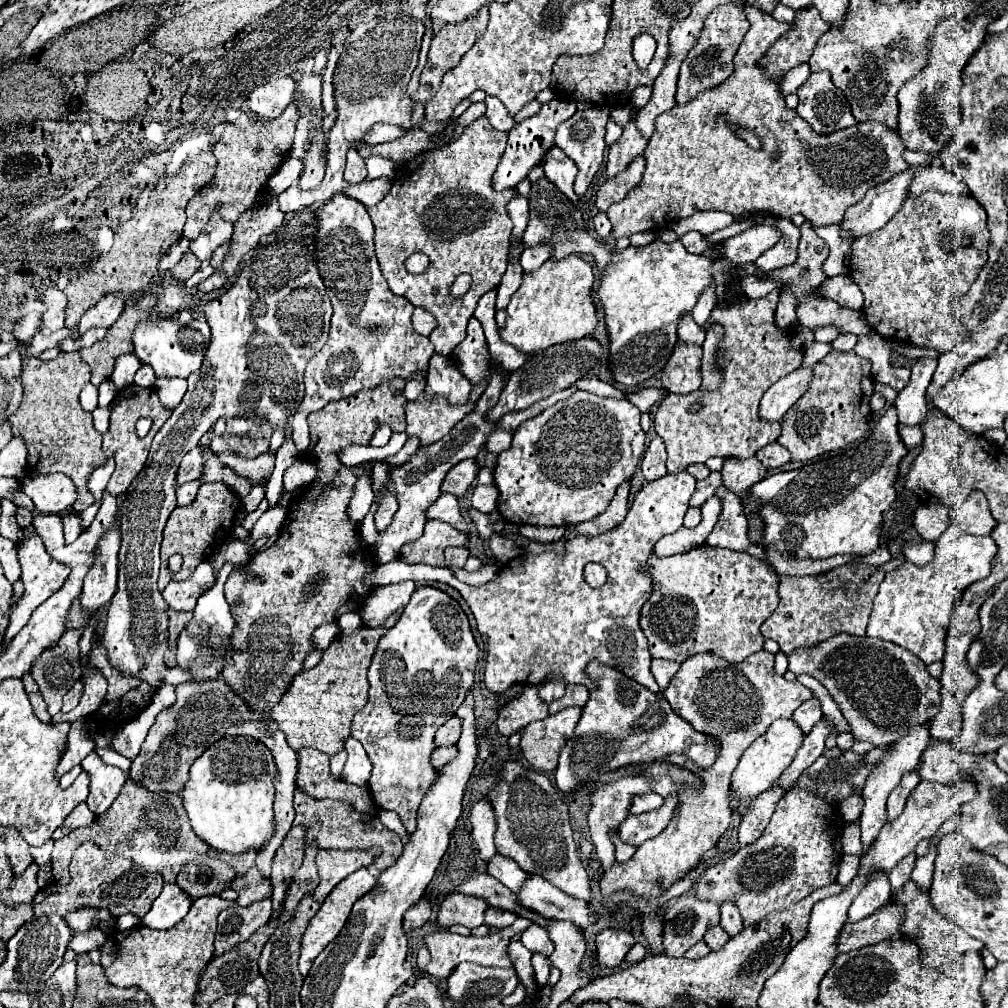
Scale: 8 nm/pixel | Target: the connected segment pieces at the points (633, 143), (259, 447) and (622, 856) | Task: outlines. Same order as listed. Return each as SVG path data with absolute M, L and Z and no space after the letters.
M634 123L624 127L624 133L616 145L610 147L606 157L606 175L616 177L624 169L628 169L630 161L638 155L644 155L646 139L640 135L640 131L634 127Z
M214 437L210 447L214 453L224 453L224 451L230 451L230 453L236 453L240 455L242 459L254 459L262 453L268 451L268 445L270 441L268 439L252 439L252 437Z
M614 835L614 845L616 845L616 861L628 861L634 853L636 853L636 847L630 847L630 845L626 845L626 843L622 843L620 839L618 839L618 835Z

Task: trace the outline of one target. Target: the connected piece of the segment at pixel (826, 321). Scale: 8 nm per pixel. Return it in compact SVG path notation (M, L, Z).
M806 221L802 227L802 237L800 237L800 247L798 247L798 259L796 259L796 265L786 265L784 269L776 269L772 273L760 273L760 269L756 267L756 263L752 265L740 265L738 267L738 275L740 277L748 277L748 275L754 275L758 279L768 279L768 281L780 281L780 293L784 291L790 291L796 299L798 299L798 307L796 307L796 315L798 315L798 321L800 325L808 327L808 329L818 329L818 327L826 327L826 325L832 325L836 327L840 333L856 333L856 335L864 335L870 331L870 325L864 317L862 311L854 311L854 309L846 309L846 307L840 307L836 301L832 299L826 299L822 295L818 295L818 287L828 279L828 275L822 271L822 265L828 257L828 249L824 245L824 241L814 233L812 225Z

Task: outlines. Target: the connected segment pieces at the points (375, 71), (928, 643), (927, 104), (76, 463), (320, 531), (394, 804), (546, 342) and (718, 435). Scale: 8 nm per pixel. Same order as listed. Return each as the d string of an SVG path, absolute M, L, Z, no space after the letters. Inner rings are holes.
M380 15L380 17L372 17L372 21L360 21L360 25L356 25L356 29L352 29L352 35L348 37L344 49L346 51L340 56L341 59L346 57L346 77L336 77L334 79L334 97L336 97L336 109L338 109L338 119L332 127L332 137L328 139L328 155L327 167L325 171L324 180L320 186L312 191L300 191L296 185L288 187L286 191L282 191L278 195L278 203L280 209L286 211L298 211L302 207L310 207L311 205L320 205L330 200L334 193L344 193L349 197L356 197L366 208L378 205L384 195L390 191L392 181L388 177L382 179L374 179L370 183L358 183L352 185L344 181L344 165L346 165L346 153L348 149L360 147L364 145L364 137L366 133L376 125L376 123L392 123L392 125L402 125L406 129L412 127L410 119L410 105L412 99L406 95L406 85L410 81L412 71L418 65L418 51L420 51L420 43L416 43L418 39L422 39L424 33L416 33L416 17L388 17L388 15Z
M950 525L936 541L936 555L926 567L916 567L906 561L896 571L886 573L874 599L866 635L892 641L912 651L926 665L942 661L954 601L974 581L990 575L990 563L996 553L998 547L992 537L968 535L960 527Z
M948 17L936 27L936 39L930 47L928 67L906 81L898 91L900 115L898 115L898 135L906 149L934 153L948 145L960 123L960 89L962 89L962 73L970 59L970 55L982 45L986 27L992 17L974 17L974 19L958 19Z
M60 353L52 361L42 361L30 357L24 361L22 385L24 385L24 403L20 409L10 415L12 433L22 435L28 445L28 467L40 473L66 473L78 491L78 499L72 505L76 511L84 511L94 503L92 493L88 491L88 477L94 469L106 463L102 453L102 435L94 429L92 413L84 411L78 395L84 385L90 381L90 369L80 359L80 353Z
M396 377L374 389L358 391L348 399L328 403L322 411L308 415L312 441L304 457L316 465L318 475L296 497L292 497L288 505L286 521L280 529L276 543L248 563L248 569L252 569L252 573L256 573L260 581L248 581L246 579L248 575L244 573L246 567L242 567L242 571L234 569L224 585L230 611L236 617L238 625L232 635L234 665L224 665L222 677L236 693L240 693L240 697L244 697L244 701L258 703L260 709L268 711L274 705L278 705L280 697L284 697L284 693L288 691L292 679L302 671L304 659L314 651L312 633L324 623L338 621L338 617L348 611L360 611L364 601L372 593L372 587L364 585L364 577L376 567L376 561L372 557L372 547L362 539L358 525L348 517L346 511L354 495L356 481L360 477L372 477L372 469L368 467L362 475L356 475L356 467L344 465L338 455L342 449L350 445L370 445L374 431L384 423L392 431L406 429L404 405L408 403L408 399L402 395L404 385L406 385L404 379Z
M420 585L414 591L402 617L396 621L394 627L384 633L384 637L380 637L378 649L372 657L368 669L370 699L366 707L354 715L352 737L364 745L372 761L372 777L368 789L376 807L396 811L408 833L416 829L416 813L420 801L424 799L424 793L428 793L428 789L432 787L432 781L438 777L438 769L432 769L430 763L430 755L436 751L434 735L438 727L456 713L466 693L474 687L474 669L478 657L480 647L476 645L464 609L448 593L430 585ZM388 687L394 687L394 707L390 705Z
M572 255L562 261L546 261L538 271L524 273L522 285L506 309L506 325L498 329L500 339L528 355L530 351L542 351L554 343L592 335L600 321L592 291L594 267L582 257Z
M772 291L762 299L750 299L736 307L716 307L712 311L710 321L724 325L724 343L720 343L724 349L724 381L716 391L702 393L698 389L690 395L668 395L658 405L654 429L666 443L668 471L684 471L690 463L706 463L706 459L716 455L746 459L780 437L780 423L760 419L758 403L770 385L802 363L804 353L790 351L790 337L774 323L778 297L780 293ZM696 403L700 403L702 409L690 413L690 407Z

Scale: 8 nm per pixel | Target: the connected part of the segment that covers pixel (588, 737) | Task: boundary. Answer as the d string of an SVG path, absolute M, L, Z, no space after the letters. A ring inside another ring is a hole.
M598 661L588 663L586 673L600 685L600 689L590 691L590 699L584 705L584 713L576 725L574 737L560 751L560 763L555 769L554 777L561 792L571 794L577 785L590 785L602 775L608 775L608 761L614 761L612 771L636 763L648 765L674 753L686 755L694 765L704 769L716 763L718 741L714 741L714 737L708 737L708 733L692 729L688 721L674 713L662 695L652 693L618 669L606 667ZM594 751L598 751L596 765Z

